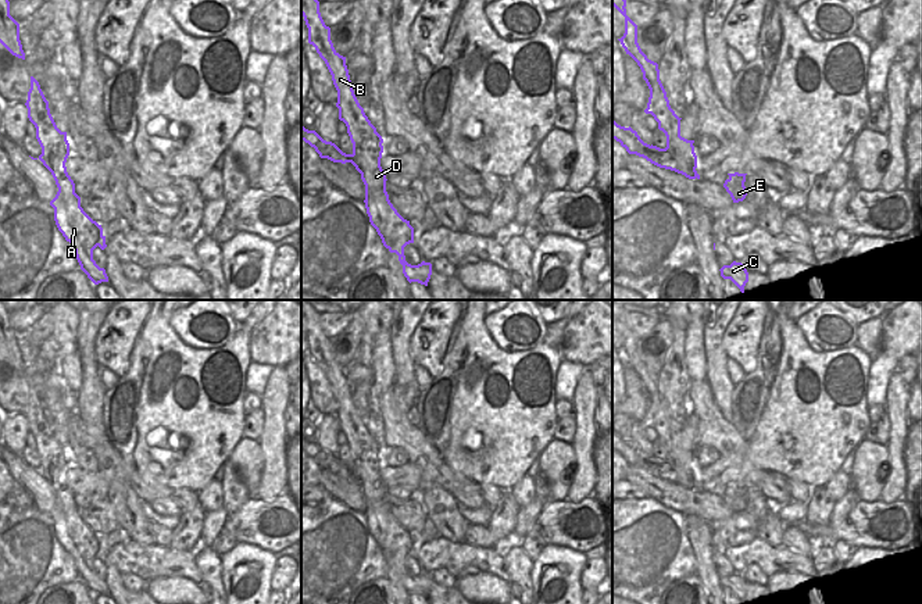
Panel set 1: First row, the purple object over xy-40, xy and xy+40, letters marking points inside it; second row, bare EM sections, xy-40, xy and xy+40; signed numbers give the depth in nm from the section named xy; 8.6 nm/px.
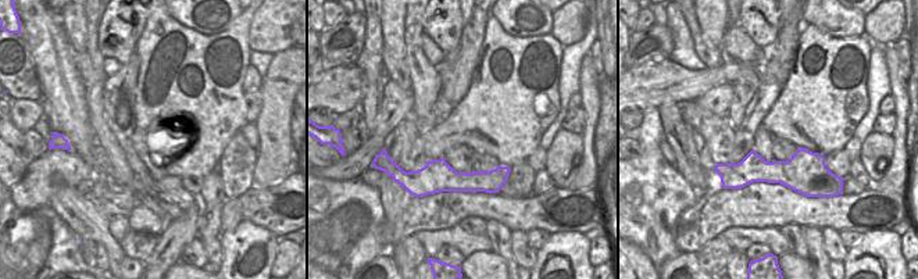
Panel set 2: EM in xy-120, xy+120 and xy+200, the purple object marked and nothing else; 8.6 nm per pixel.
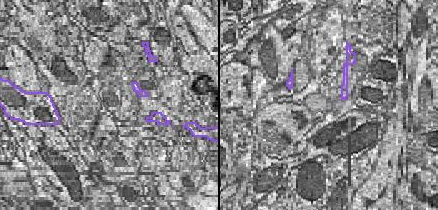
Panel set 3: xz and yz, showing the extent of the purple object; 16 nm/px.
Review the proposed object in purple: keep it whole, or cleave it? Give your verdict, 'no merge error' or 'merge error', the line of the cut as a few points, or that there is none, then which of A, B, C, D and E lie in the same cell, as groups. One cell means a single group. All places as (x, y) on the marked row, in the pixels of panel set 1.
merge error; cut in xy+40 along (665, 147), (681, 157), (689, 167), (694, 168); A B C D / E

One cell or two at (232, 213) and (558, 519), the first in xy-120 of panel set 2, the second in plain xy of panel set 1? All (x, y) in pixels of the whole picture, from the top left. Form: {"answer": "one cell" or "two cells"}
{"answer": "two cells"}

